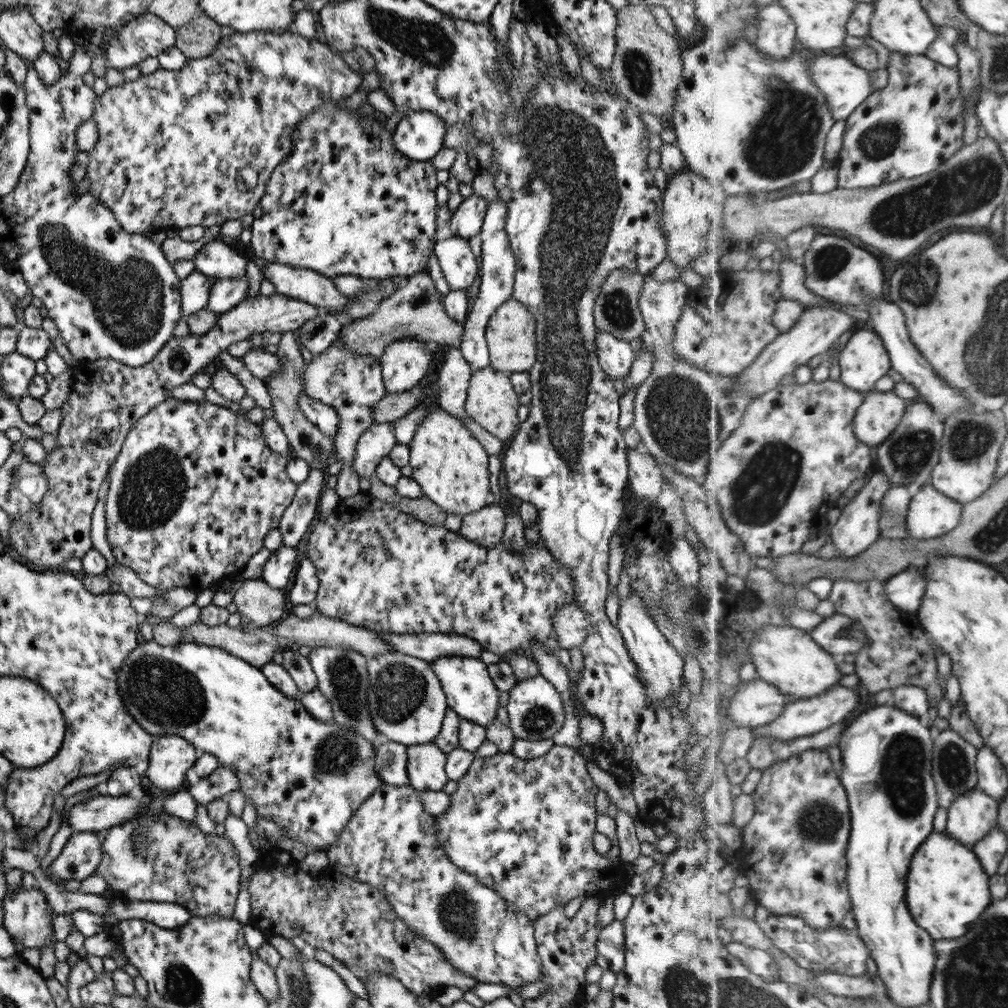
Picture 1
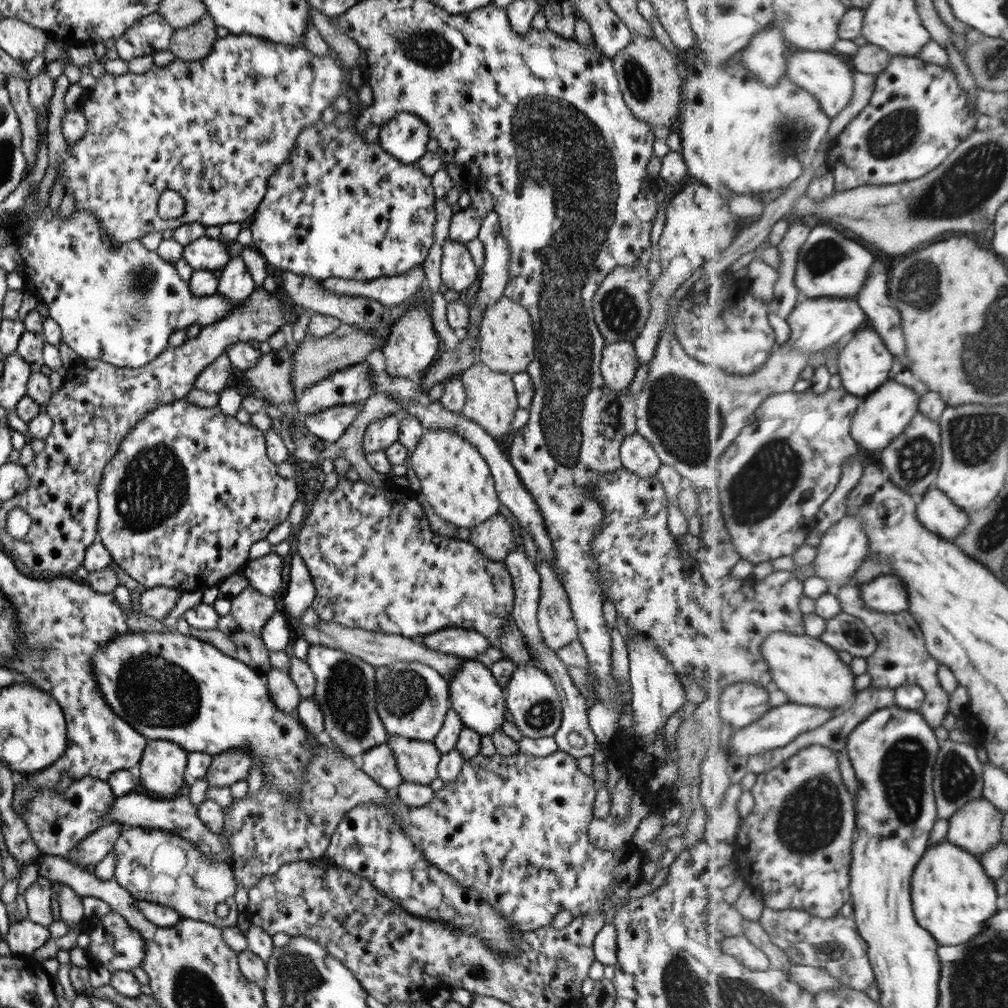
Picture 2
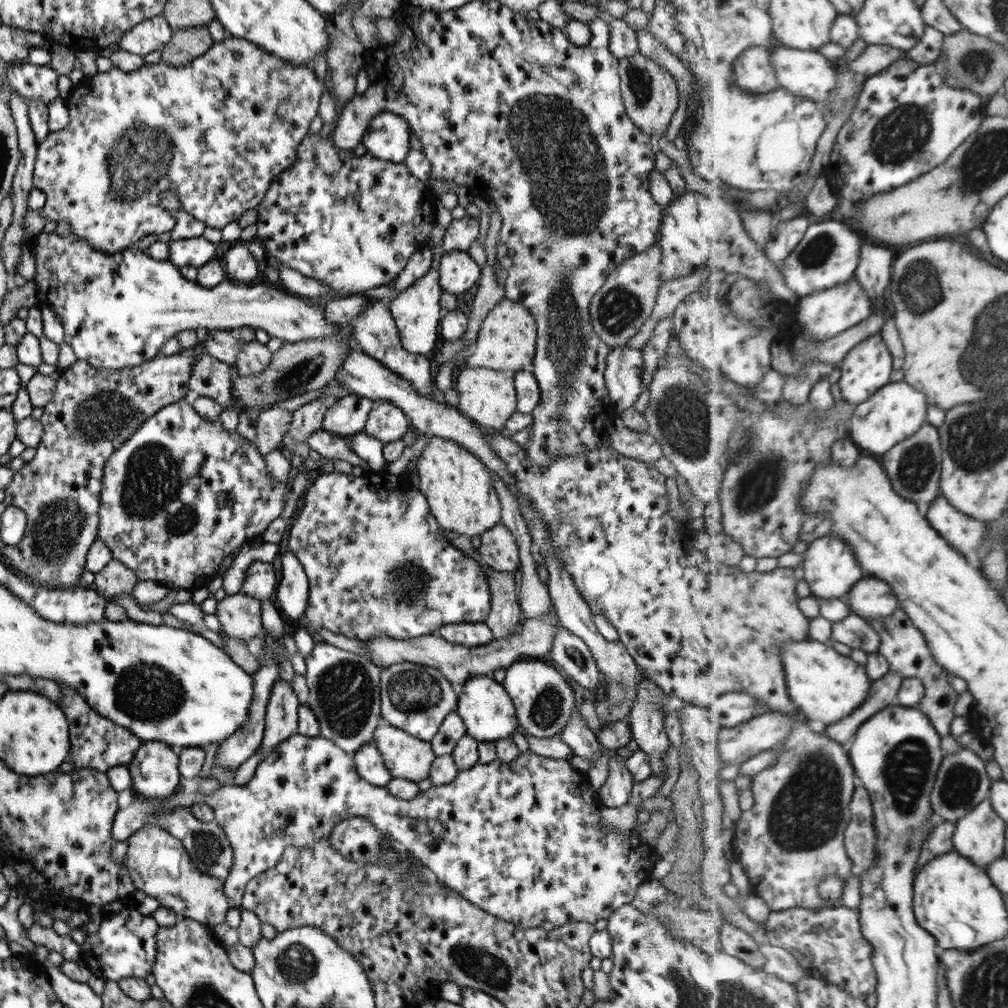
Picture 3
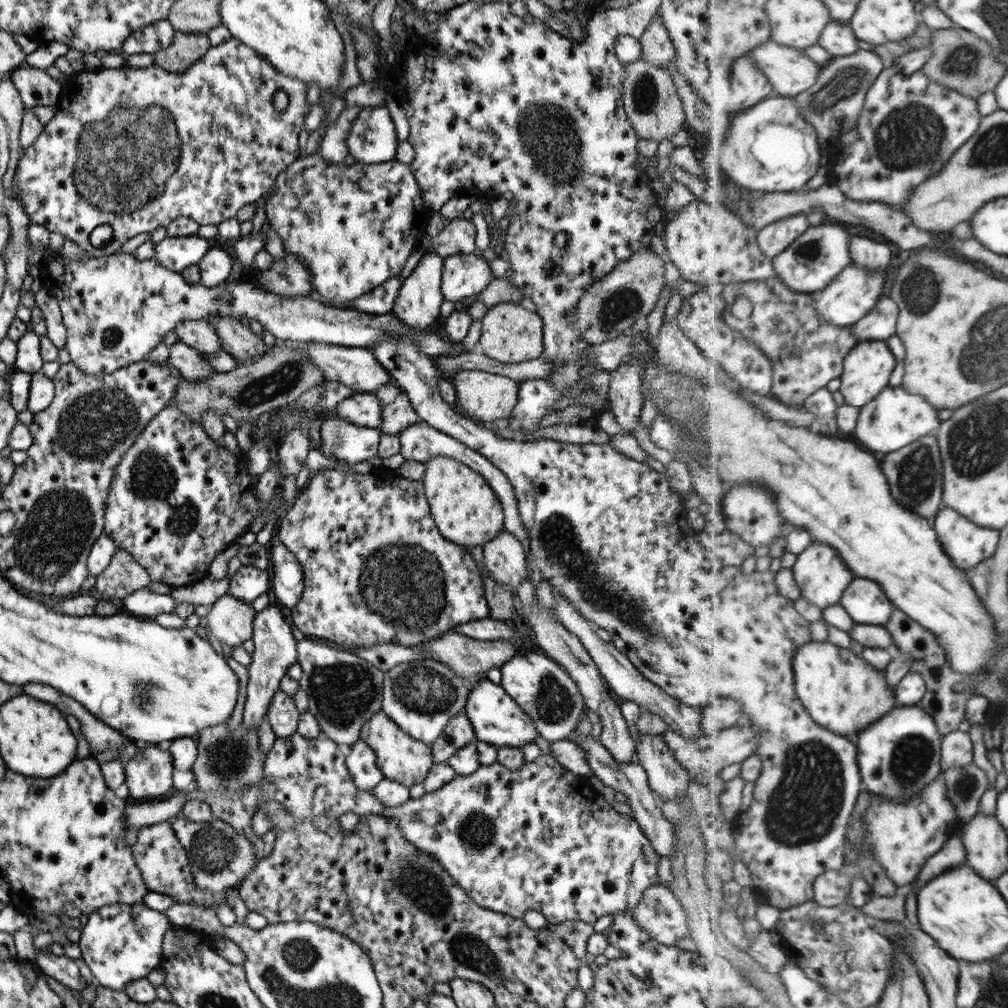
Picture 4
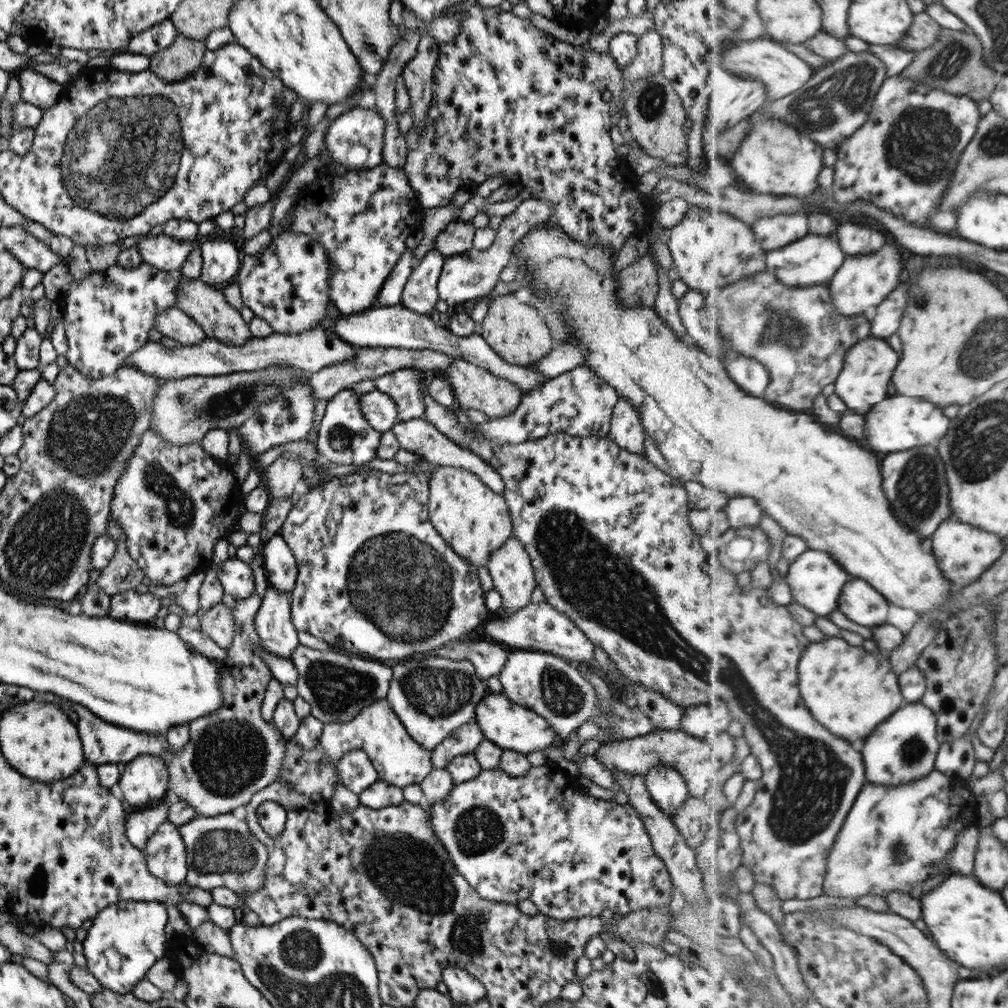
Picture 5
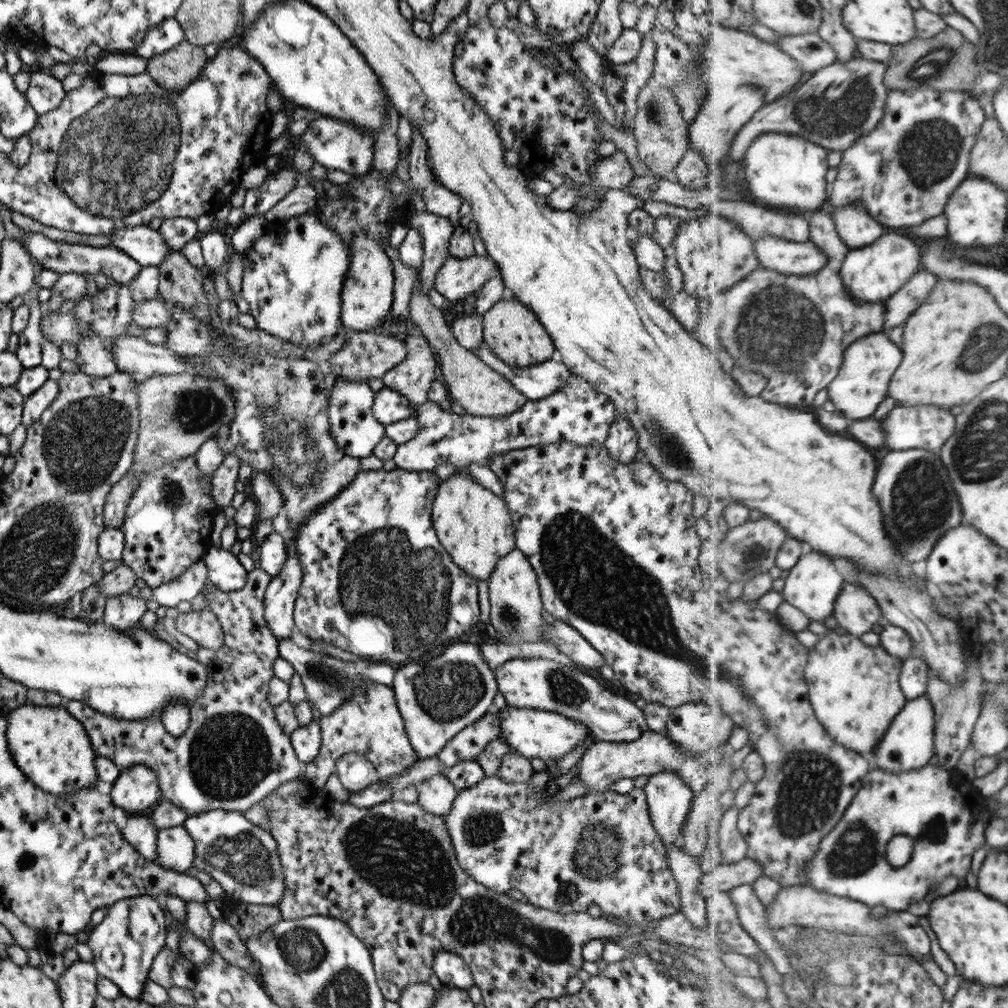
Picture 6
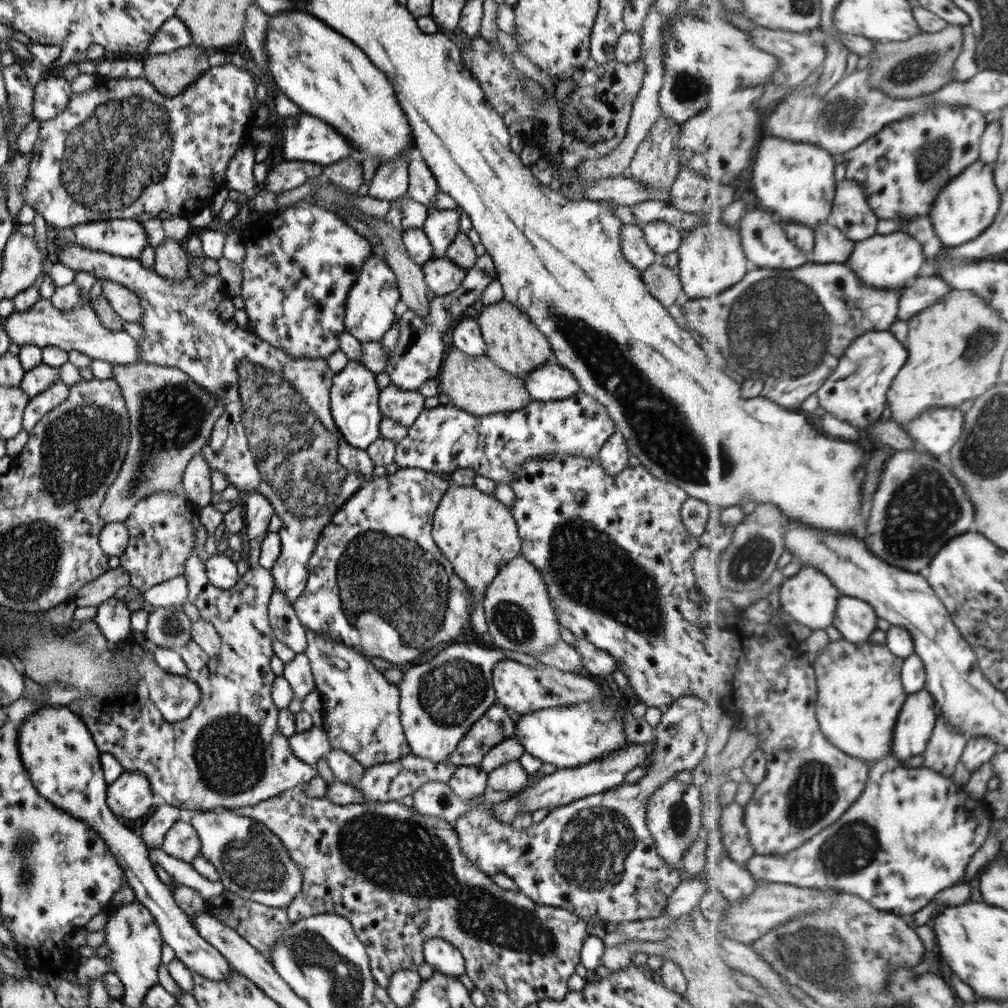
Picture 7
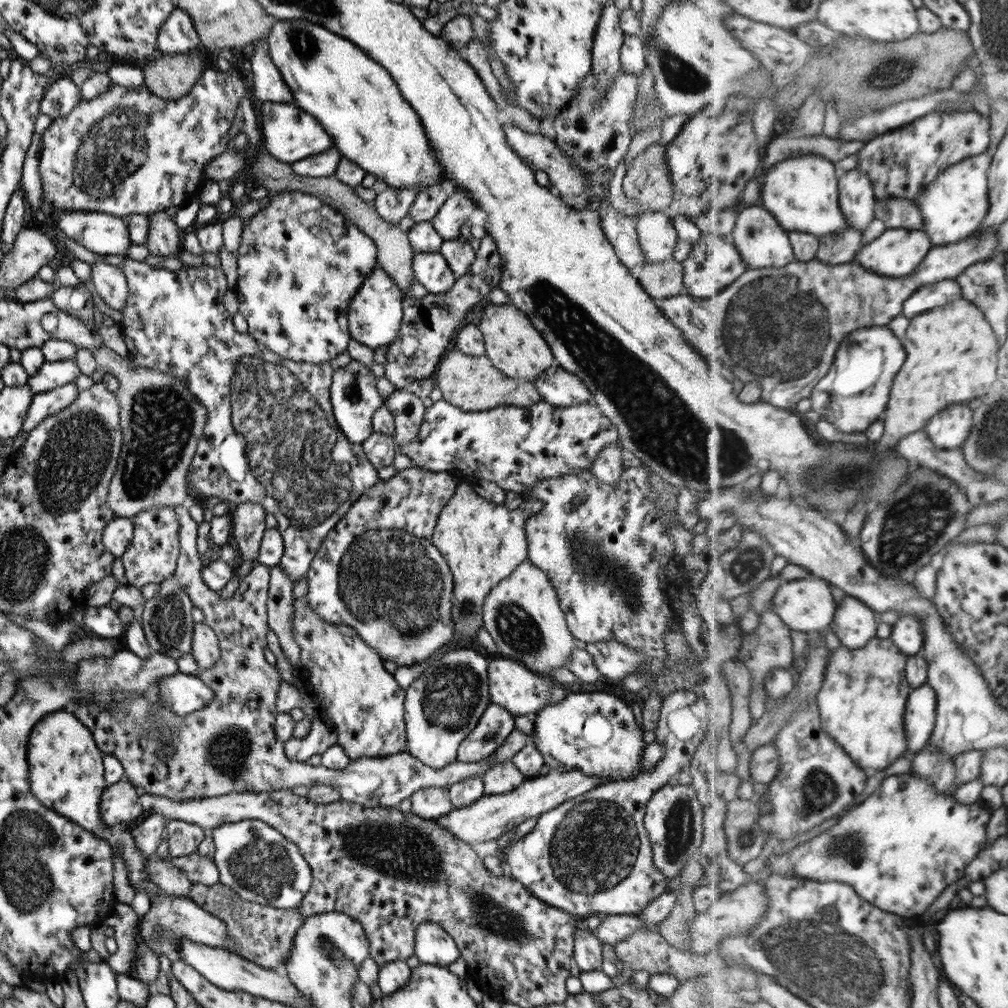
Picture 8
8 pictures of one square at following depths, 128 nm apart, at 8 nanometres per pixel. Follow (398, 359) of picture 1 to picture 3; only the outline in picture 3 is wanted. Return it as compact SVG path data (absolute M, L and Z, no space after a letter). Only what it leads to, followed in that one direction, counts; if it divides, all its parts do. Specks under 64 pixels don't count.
M431 266L431 269L427 270L424 276L417 280L416 284L408 287L405 291L399 292L390 302L390 312L401 336L403 347L408 352L426 356L434 348L436 339L440 337L438 327L442 310L439 302L442 291L443 289L439 283L439 269Z

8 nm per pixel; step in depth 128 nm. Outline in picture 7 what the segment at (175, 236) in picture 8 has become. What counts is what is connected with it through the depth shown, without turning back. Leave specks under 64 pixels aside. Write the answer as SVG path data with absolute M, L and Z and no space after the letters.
M168 238L164 240L164 244L155 248L153 268L160 276L183 281L190 277L186 268L190 260L192 259L184 249L184 243Z

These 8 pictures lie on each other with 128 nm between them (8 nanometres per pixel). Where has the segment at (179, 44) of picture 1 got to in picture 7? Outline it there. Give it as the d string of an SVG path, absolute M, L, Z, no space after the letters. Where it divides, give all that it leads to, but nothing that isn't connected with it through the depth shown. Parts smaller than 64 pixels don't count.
M192 44L174 52L147 56L143 59L143 77L158 92L176 97L210 67L204 49Z

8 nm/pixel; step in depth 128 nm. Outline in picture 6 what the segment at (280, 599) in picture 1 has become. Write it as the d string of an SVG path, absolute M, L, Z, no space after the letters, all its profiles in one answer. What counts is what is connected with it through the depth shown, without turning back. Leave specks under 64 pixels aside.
M207 609L200 612L179 614L175 627L186 636L194 639L199 647L218 651L224 645L224 633L216 613Z

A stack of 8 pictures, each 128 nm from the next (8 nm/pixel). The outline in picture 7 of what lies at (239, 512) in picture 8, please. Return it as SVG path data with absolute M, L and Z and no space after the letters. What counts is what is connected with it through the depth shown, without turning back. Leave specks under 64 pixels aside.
M248 492L248 498L243 504L246 527L246 538L262 538L268 533L270 518L275 513L270 501L261 492Z

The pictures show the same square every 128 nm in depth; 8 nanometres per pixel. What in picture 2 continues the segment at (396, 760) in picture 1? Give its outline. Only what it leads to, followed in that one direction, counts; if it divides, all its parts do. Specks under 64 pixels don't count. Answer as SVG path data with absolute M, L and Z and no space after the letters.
M385 742L363 754L361 769L380 786L393 791L404 782L392 749Z

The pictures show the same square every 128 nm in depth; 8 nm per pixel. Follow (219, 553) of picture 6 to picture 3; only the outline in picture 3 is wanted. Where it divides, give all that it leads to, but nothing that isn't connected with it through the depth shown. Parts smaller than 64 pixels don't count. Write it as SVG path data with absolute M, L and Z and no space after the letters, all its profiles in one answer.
M254 560L245 570L241 594L249 595L260 601L268 601L278 588L278 570L276 562Z

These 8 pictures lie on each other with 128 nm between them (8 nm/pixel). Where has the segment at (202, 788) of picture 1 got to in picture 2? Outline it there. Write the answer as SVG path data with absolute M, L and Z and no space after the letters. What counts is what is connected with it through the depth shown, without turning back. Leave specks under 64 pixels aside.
M228 749L215 754L206 774L208 784L215 787L230 786L246 779L252 764L251 754L244 749Z

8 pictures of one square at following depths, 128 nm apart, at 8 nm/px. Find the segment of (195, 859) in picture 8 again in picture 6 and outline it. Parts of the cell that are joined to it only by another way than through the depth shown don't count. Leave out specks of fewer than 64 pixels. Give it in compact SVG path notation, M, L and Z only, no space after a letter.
M133 814L128 818L122 833L146 861L156 862L158 859L156 830L157 828L152 824L151 815Z

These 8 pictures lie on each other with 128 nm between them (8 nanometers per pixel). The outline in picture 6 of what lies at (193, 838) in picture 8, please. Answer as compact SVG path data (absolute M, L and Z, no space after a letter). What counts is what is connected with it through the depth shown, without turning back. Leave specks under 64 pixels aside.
M184 825L163 828L157 833L156 864L177 873L190 873L194 861L194 839Z

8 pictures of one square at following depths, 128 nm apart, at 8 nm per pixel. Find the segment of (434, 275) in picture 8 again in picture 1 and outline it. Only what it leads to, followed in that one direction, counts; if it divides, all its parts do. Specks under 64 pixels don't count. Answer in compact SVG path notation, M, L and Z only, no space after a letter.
M468 239L438 240L433 248L450 290L466 290L474 282L480 259L470 249Z

